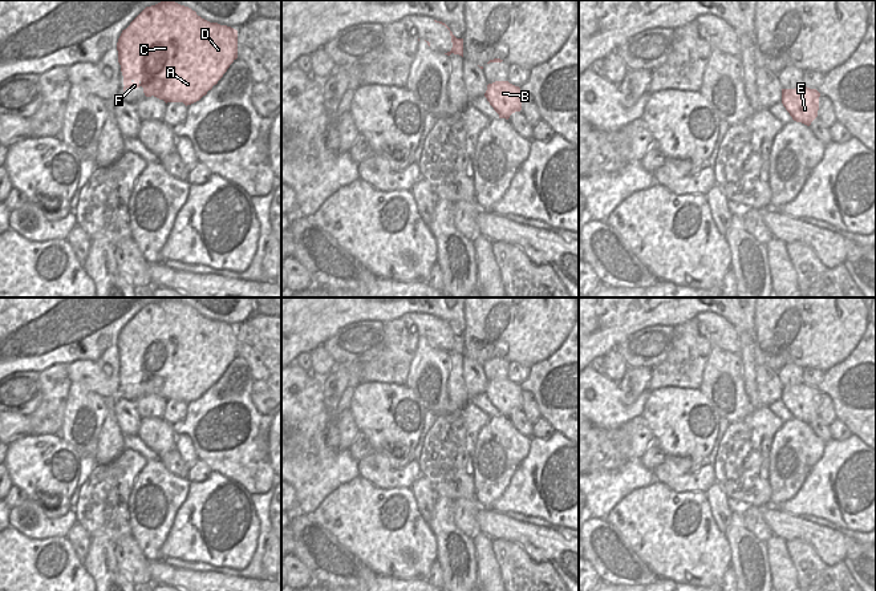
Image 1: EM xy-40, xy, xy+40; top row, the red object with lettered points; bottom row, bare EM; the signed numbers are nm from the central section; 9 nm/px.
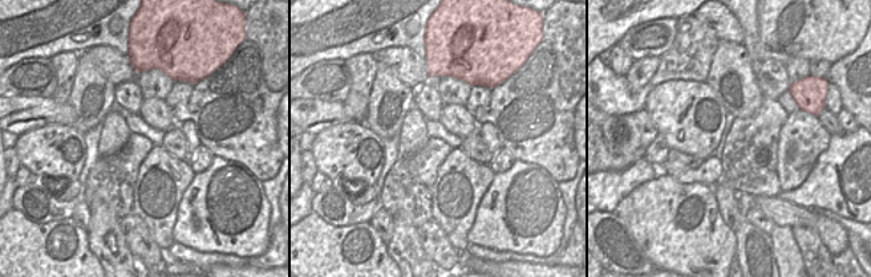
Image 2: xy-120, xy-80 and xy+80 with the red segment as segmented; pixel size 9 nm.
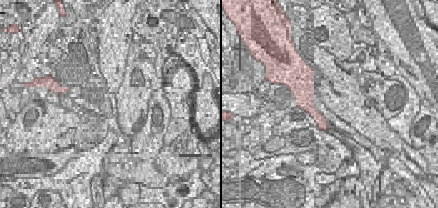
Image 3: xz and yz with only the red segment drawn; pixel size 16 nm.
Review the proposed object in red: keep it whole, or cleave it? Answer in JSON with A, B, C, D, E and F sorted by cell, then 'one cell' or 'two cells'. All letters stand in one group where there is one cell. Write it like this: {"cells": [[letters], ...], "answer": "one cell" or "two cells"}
{"cells": [["A", "C", "D", "F"], ["B", "E"]], "answer": "two cells"}

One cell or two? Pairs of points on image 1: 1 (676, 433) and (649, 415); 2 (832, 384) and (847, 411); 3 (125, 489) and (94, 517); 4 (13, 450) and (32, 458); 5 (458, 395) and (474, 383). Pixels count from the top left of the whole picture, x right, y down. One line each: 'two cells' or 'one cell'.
1: one cell
2: one cell
3: two cells
4: two cells
5: two cells

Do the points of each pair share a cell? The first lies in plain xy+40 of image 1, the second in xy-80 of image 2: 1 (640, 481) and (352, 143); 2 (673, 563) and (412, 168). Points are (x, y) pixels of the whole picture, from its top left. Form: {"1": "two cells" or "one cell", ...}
{"1": "one cell", "2": "one cell"}

